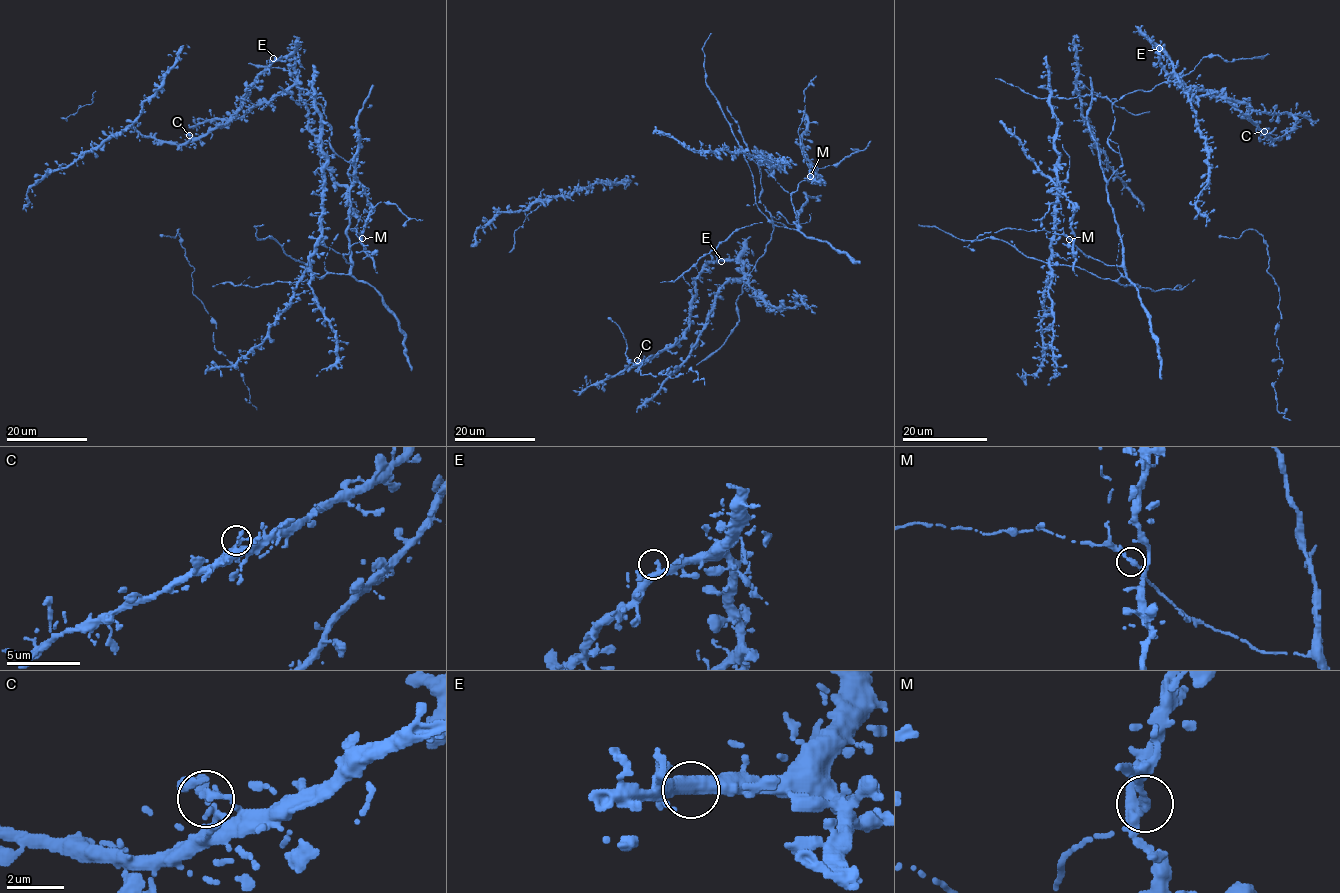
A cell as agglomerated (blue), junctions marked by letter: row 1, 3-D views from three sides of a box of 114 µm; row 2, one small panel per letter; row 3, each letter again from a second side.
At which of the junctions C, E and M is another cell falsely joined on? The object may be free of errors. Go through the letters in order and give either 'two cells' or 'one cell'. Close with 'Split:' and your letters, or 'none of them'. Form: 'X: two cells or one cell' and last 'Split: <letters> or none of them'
C: one cell
E: one cell
M: one cell
Split: none of them

